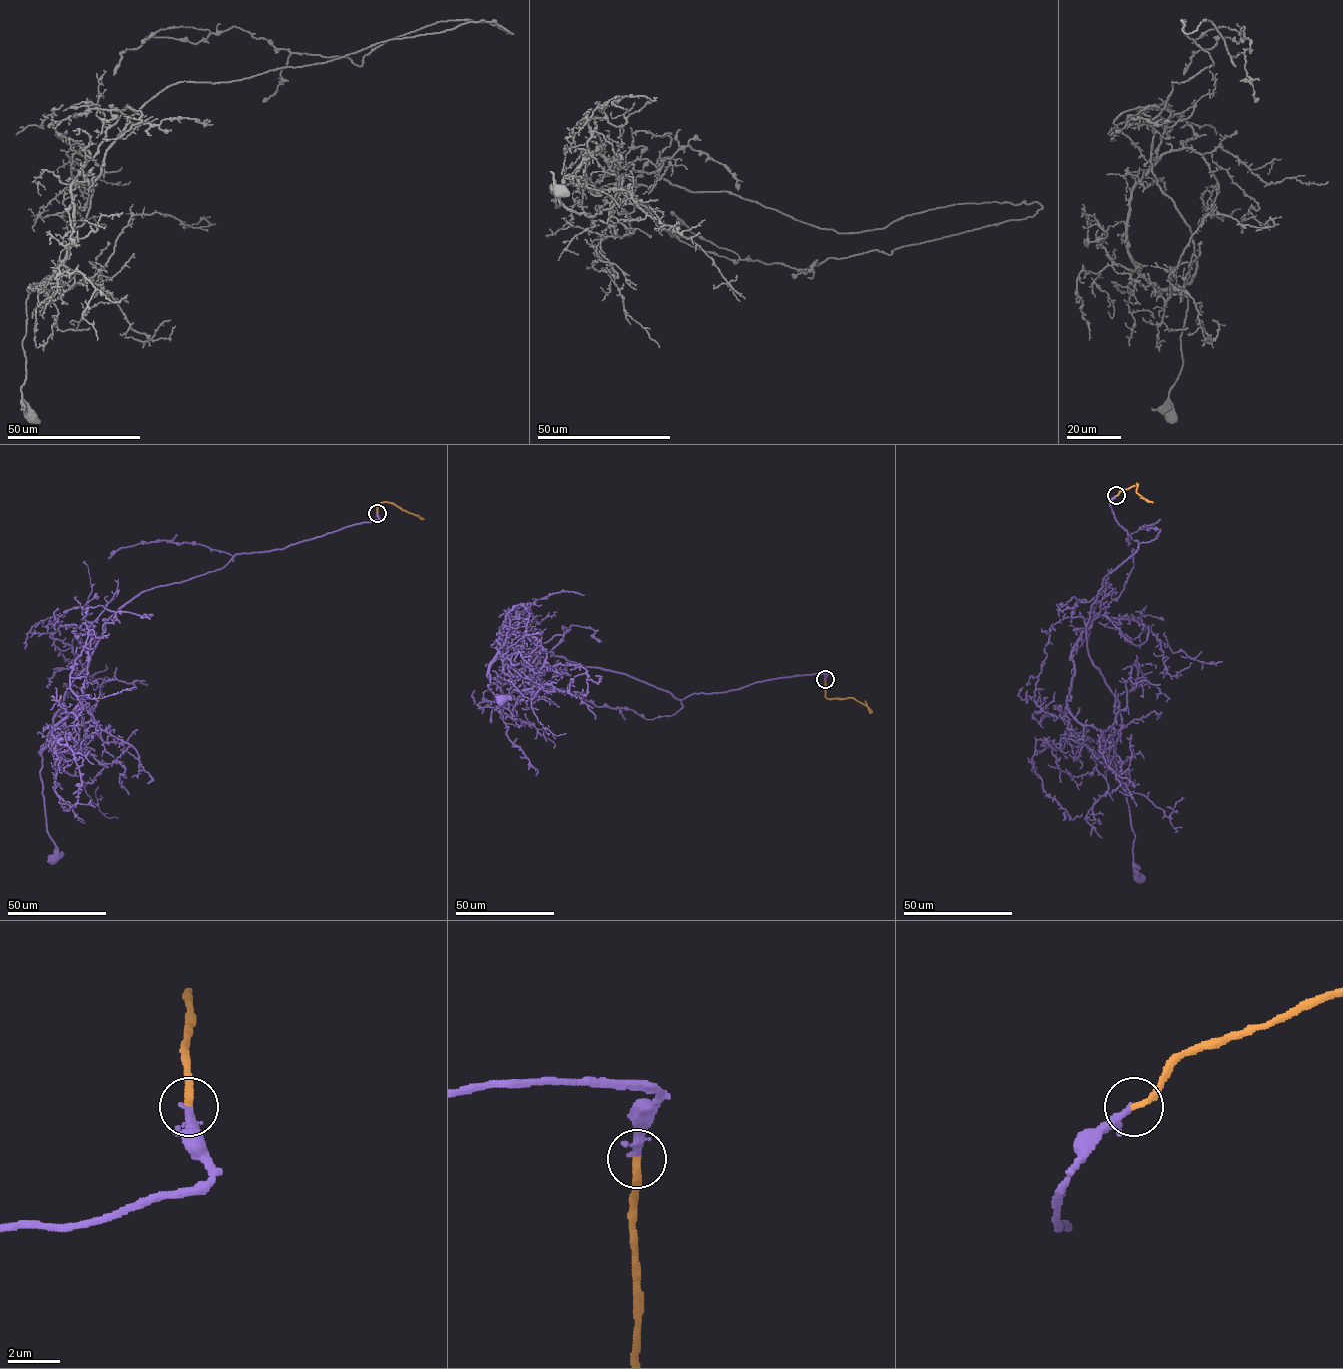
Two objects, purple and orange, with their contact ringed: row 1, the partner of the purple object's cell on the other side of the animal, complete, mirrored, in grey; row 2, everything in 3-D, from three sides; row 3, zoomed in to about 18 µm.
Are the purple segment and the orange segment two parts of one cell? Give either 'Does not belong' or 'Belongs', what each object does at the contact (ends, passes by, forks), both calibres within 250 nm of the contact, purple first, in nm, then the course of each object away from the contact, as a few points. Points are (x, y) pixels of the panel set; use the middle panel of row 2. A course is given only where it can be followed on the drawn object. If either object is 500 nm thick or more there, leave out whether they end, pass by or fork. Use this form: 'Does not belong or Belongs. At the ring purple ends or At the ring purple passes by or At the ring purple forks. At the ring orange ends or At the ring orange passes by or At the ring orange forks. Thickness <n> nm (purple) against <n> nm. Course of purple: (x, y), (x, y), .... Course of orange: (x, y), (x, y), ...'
Belongs. At the ring purple passes by. At the ring orange ends. Thickness 200 nm (purple) against 240 nm. Course of purple: (825, 679), (781, 677), (681, 700), (625, 674), (544, 652), (510, 682), (487, 673), (501, 700). Course of orange: (825, 679), (826, 698), (853, 698), (871, 713)

